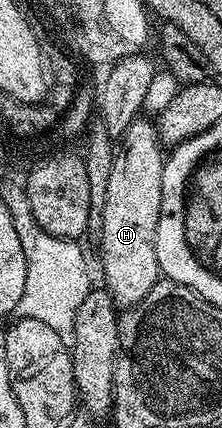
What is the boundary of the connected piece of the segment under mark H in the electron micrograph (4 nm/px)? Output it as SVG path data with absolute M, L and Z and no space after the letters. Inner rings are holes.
M145 117L128 125L116 147L108 193L104 193L102 218L102 275L104 286L115 304L138 303L160 278L156 257L156 229L162 212L162 178L164 147L159 142L158 128Z

